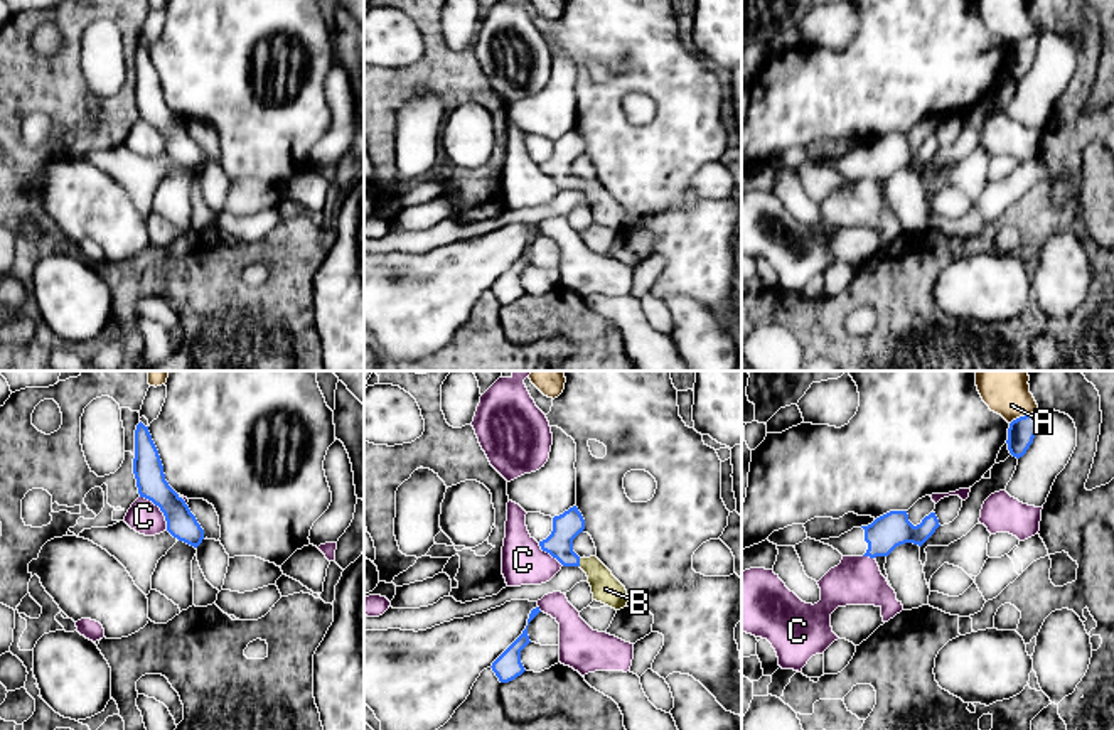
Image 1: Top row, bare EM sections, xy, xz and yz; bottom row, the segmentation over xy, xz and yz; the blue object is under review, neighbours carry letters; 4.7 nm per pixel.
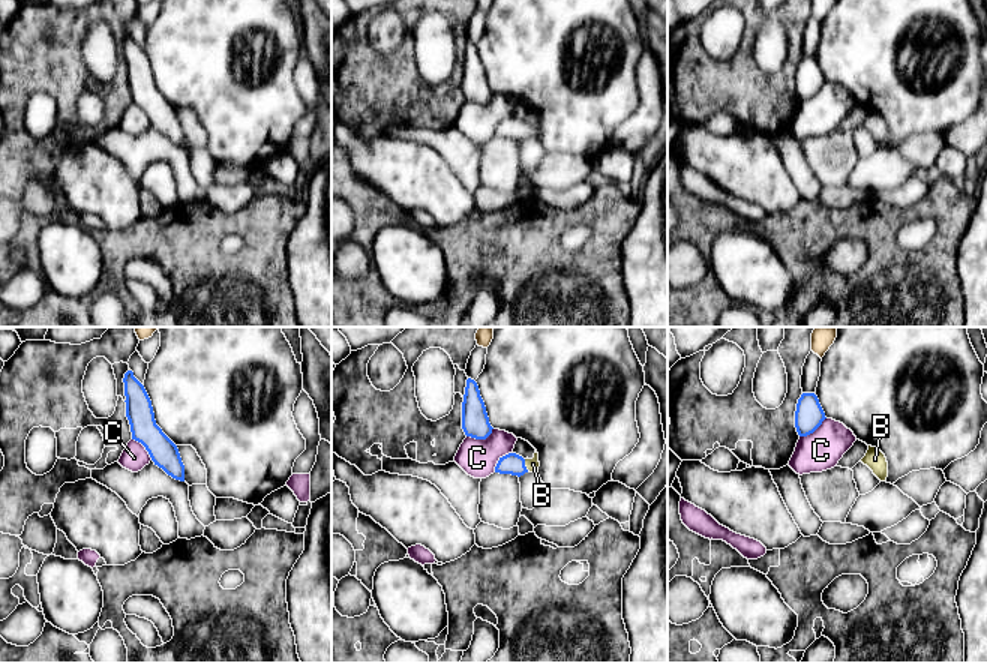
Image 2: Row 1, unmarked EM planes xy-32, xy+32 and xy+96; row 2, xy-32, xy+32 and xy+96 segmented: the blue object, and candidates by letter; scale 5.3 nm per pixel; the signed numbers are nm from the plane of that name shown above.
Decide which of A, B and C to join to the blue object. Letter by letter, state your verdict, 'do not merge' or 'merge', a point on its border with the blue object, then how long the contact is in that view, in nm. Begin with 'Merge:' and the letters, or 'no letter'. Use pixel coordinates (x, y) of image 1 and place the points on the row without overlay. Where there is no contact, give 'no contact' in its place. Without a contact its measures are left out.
Merge: B
A: do not merge; meets blue in yz at (1025, 37); contact 150 nm long
B: merge; meets blue in xz at (578, 184); contact 40 nm long
C: do not merge; meets blue in xy at (160, 132); contact 220 nm long

